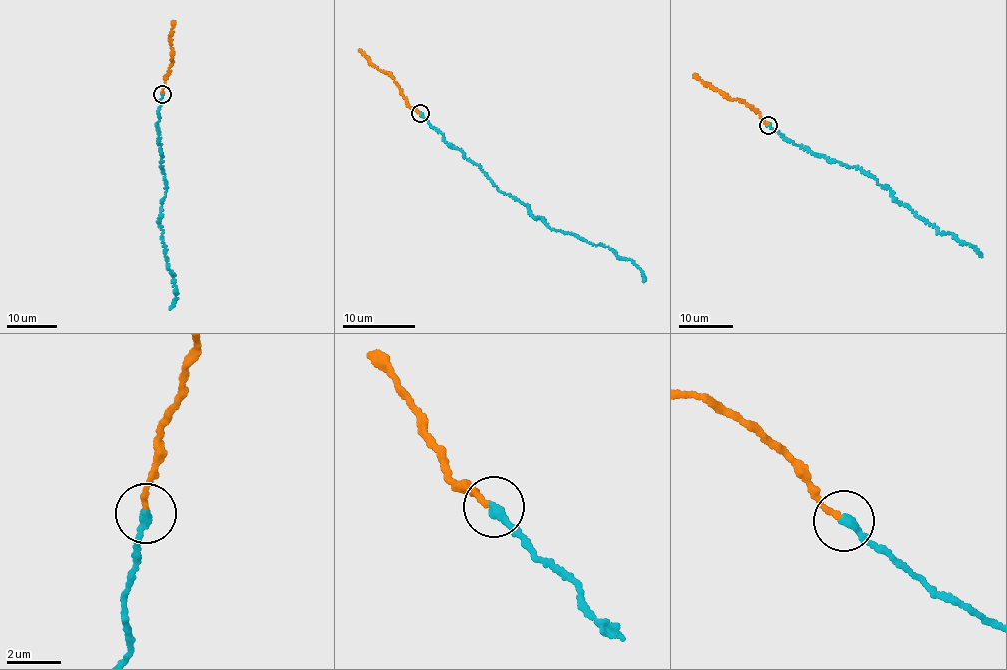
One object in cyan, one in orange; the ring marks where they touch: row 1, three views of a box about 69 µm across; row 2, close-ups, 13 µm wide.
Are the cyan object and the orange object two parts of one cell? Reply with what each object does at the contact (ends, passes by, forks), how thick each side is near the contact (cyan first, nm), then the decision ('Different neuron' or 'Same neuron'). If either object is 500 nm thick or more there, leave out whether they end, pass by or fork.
At the ring cyan ends. At the ring orange ends. Thickness 340 nm (cyan) against 240 nm. Same neuron

